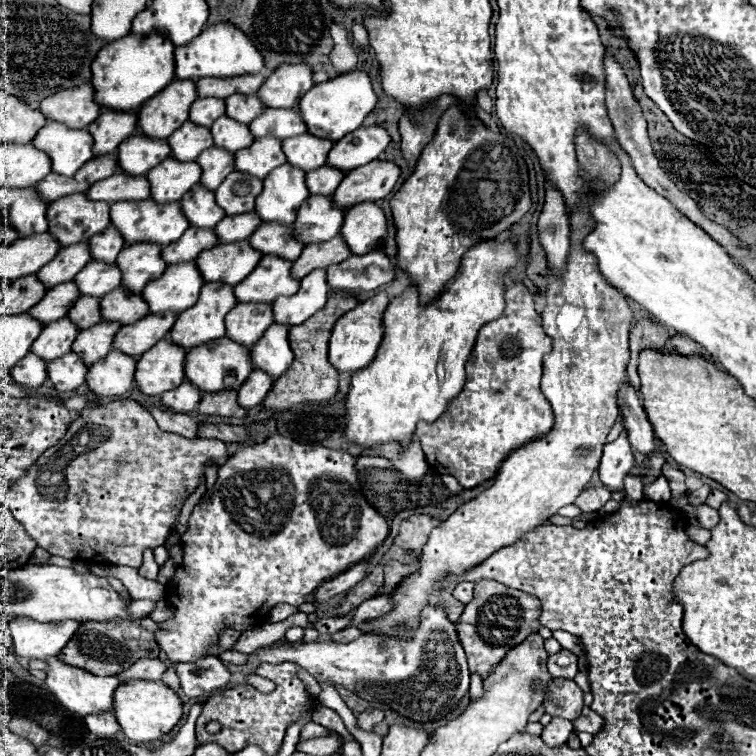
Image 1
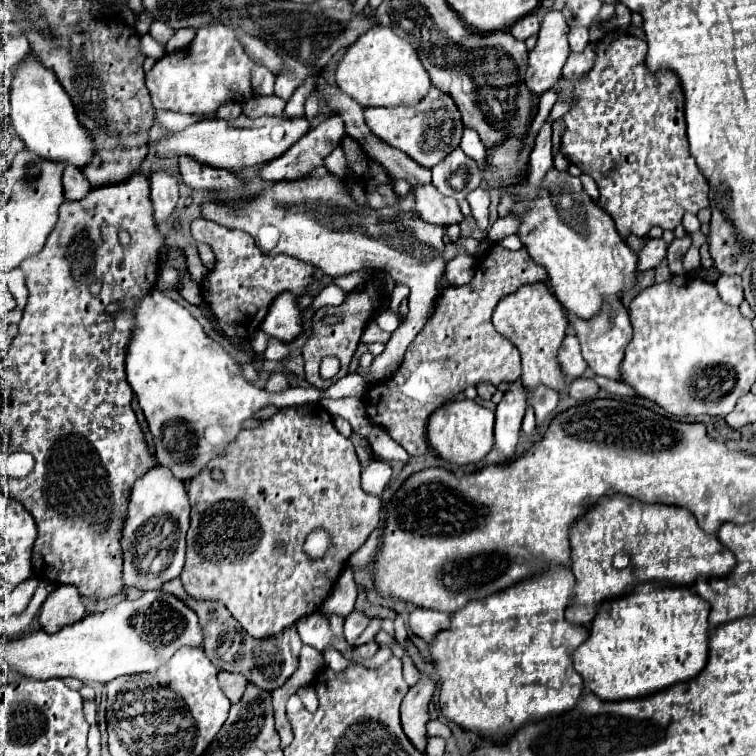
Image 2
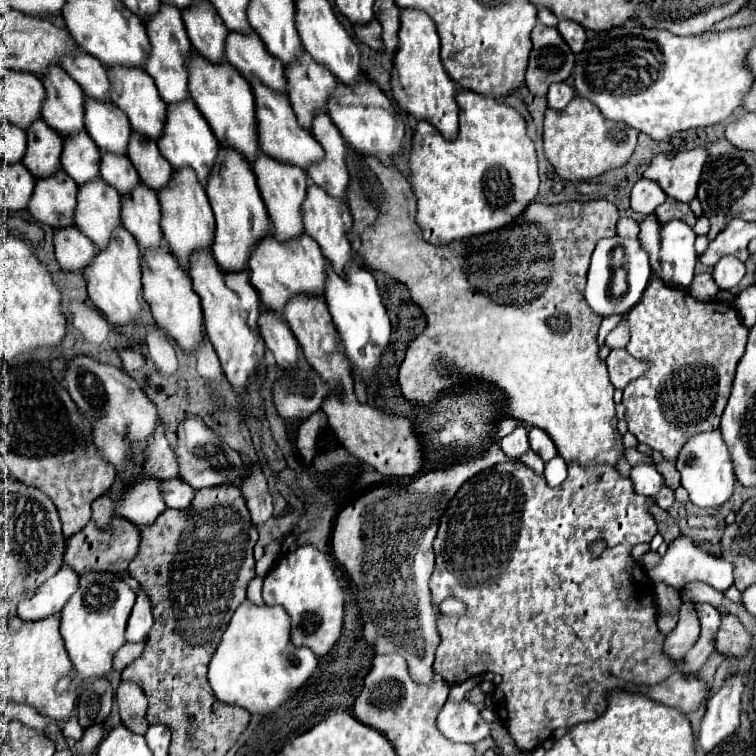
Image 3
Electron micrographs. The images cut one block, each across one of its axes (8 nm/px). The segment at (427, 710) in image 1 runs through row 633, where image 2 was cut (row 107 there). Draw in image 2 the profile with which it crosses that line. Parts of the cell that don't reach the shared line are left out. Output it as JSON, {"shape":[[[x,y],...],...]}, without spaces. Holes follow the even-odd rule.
{"shape":[[[430,88],[430,94],[412,108],[366,108],[364,120],[380,140],[396,146],[426,168],[434,168],[454,148],[458,148],[464,130],[456,104],[438,88]]]}

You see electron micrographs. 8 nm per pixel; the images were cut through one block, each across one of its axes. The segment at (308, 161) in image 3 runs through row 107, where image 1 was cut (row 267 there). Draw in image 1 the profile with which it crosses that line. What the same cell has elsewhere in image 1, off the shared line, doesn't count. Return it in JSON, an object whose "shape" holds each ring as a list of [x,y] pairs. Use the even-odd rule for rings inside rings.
{"shape":[[[264,256],[256,270],[244,282],[240,282],[240,286],[234,286],[234,296],[240,304],[272,304],[280,296],[292,296],[300,288],[300,282],[292,280],[290,270],[292,262]]]}

